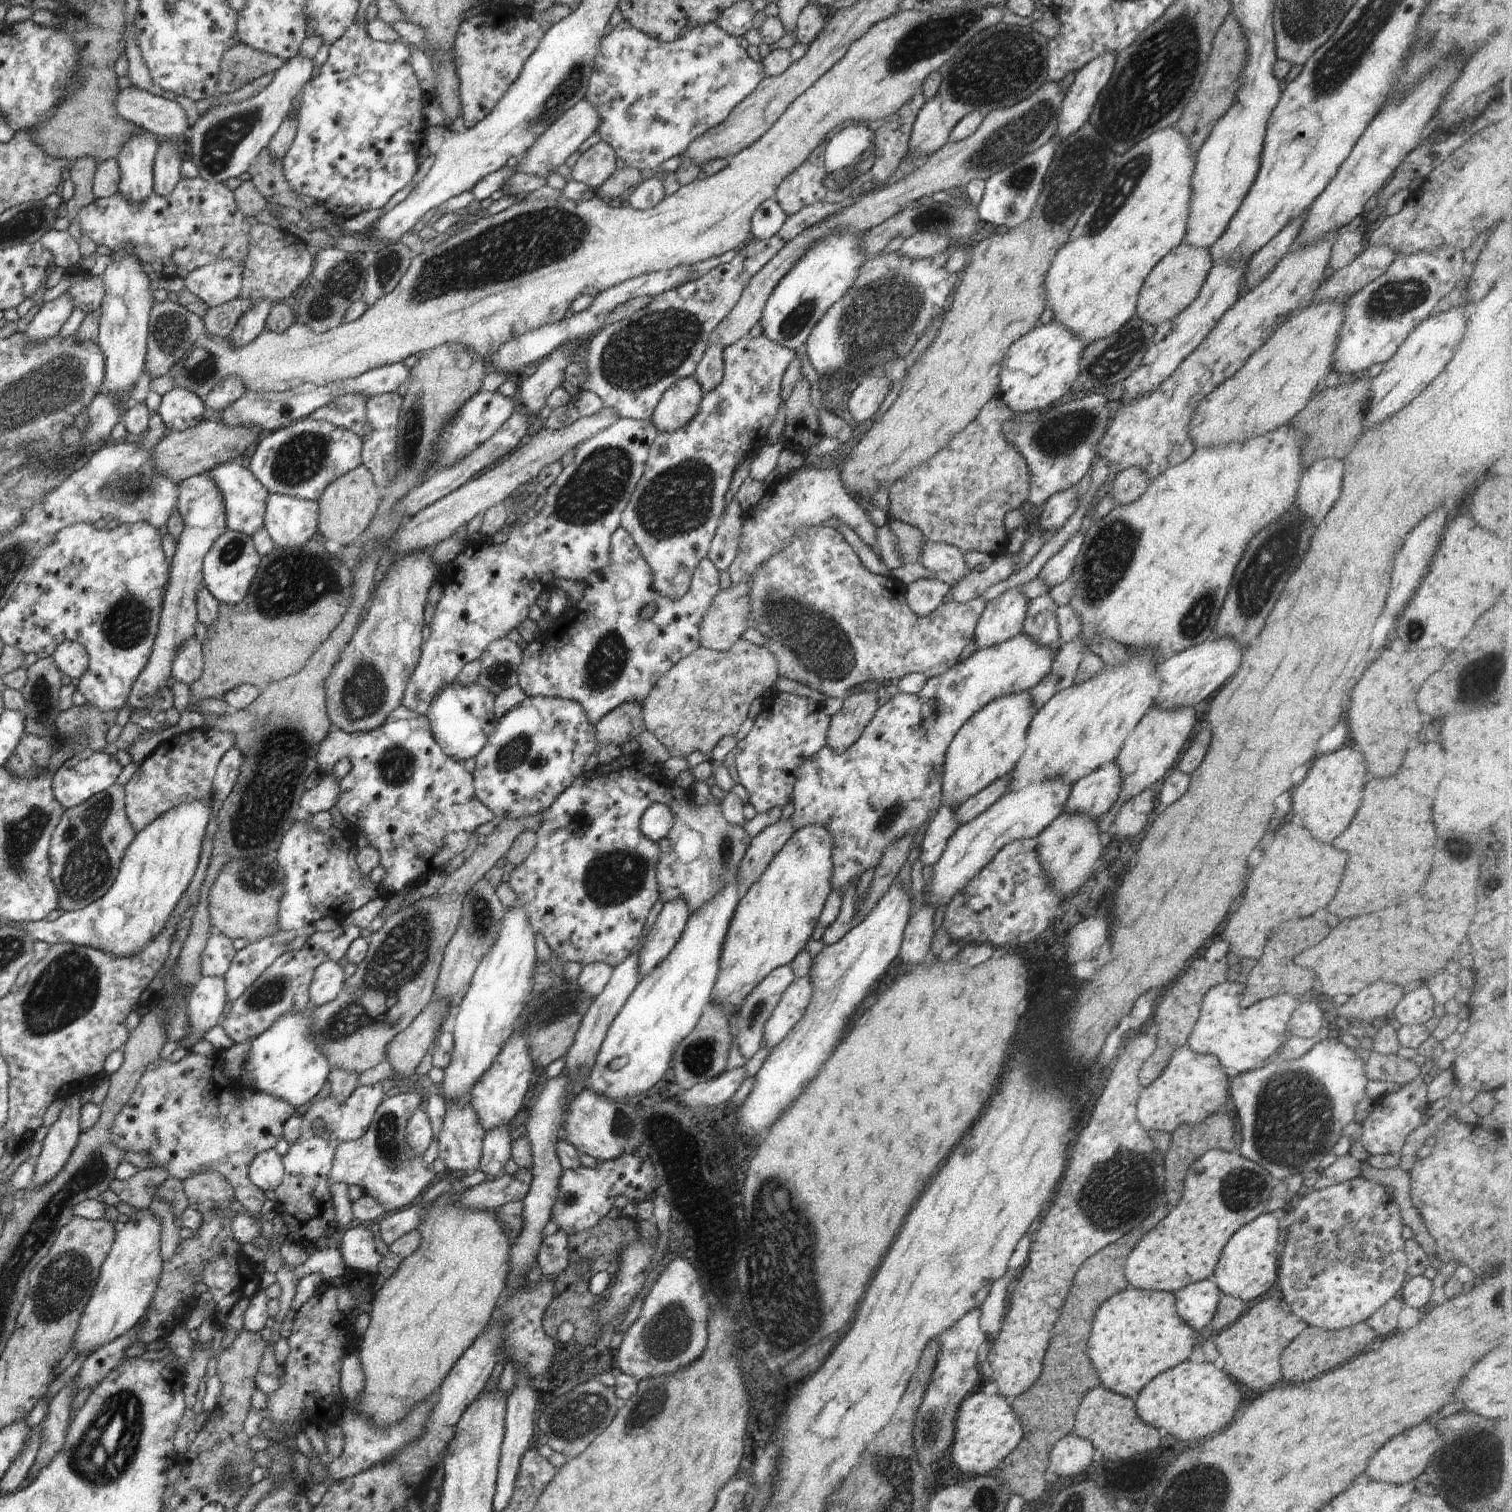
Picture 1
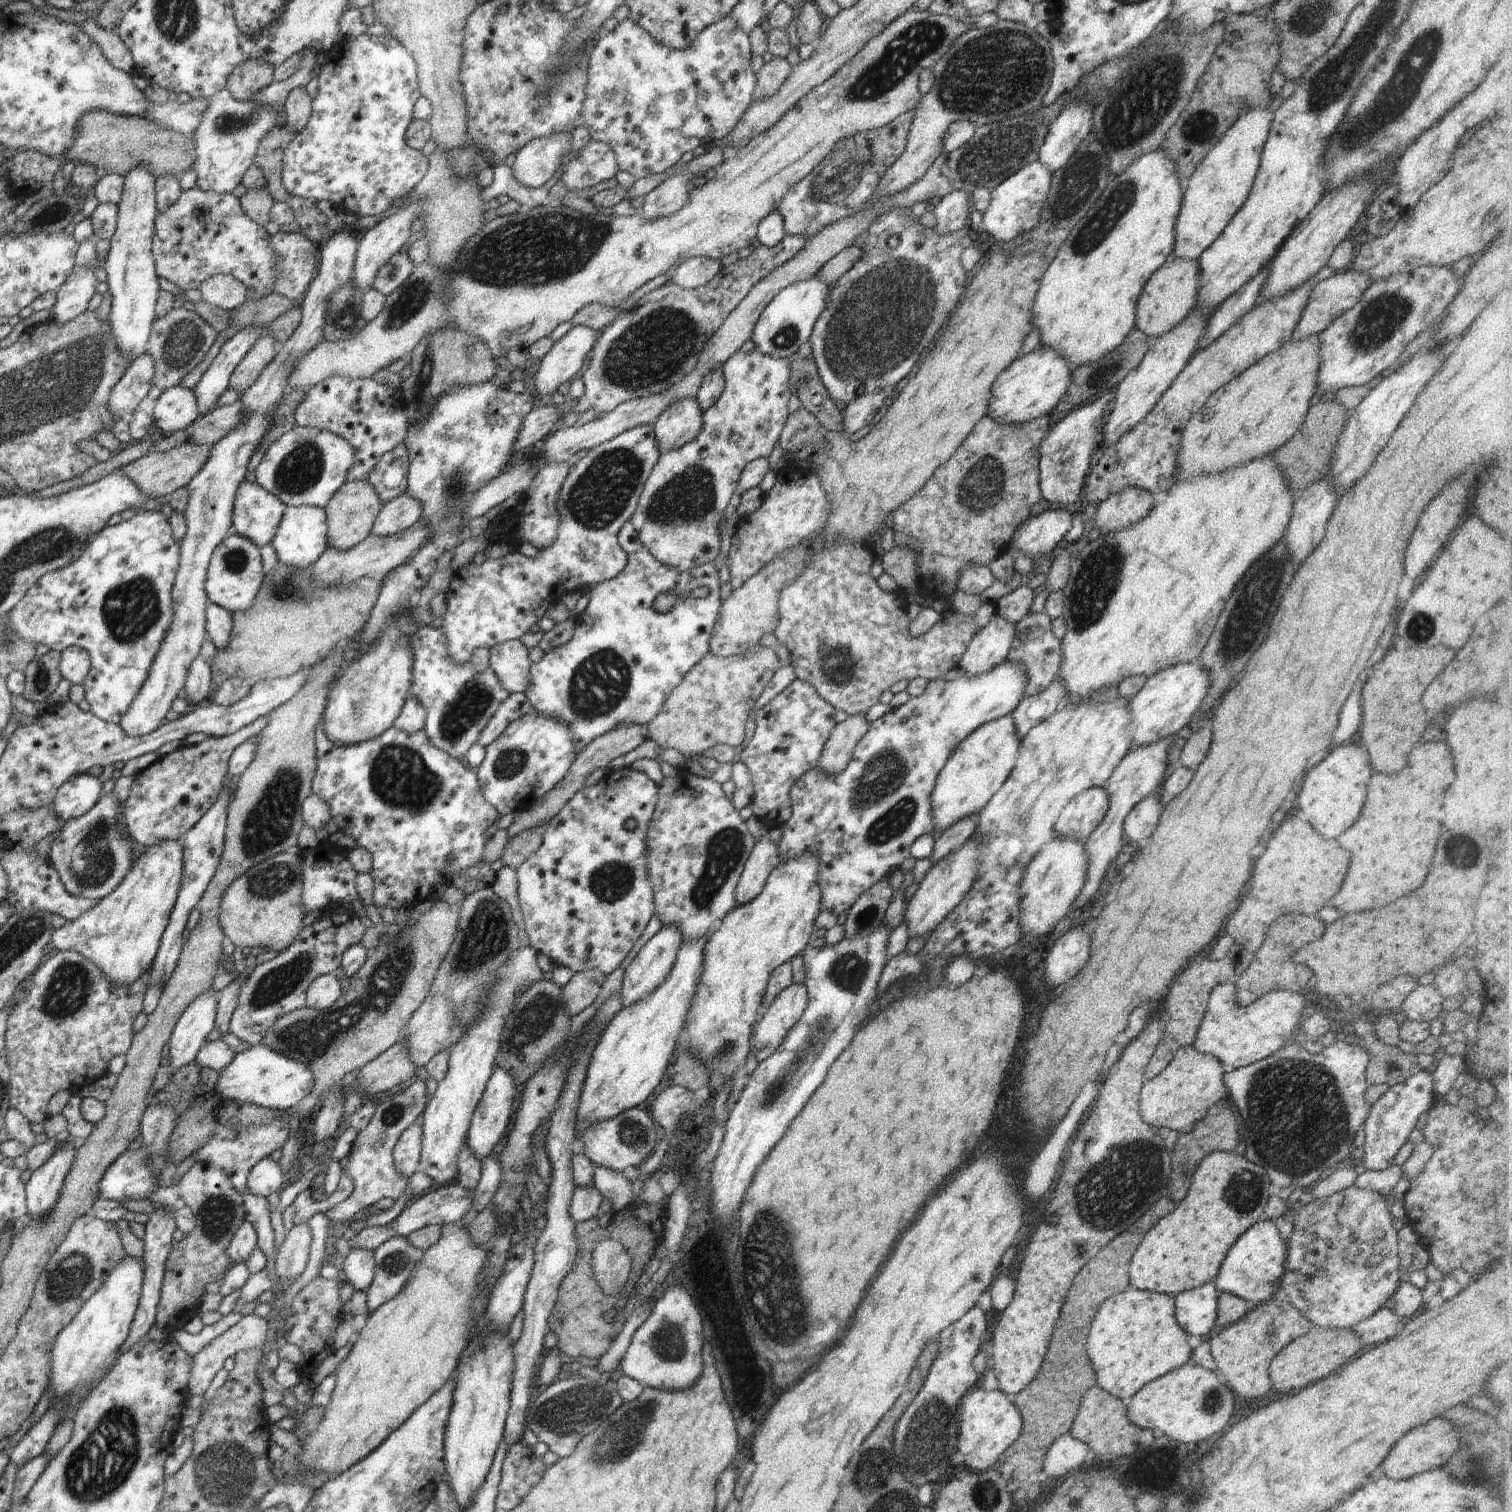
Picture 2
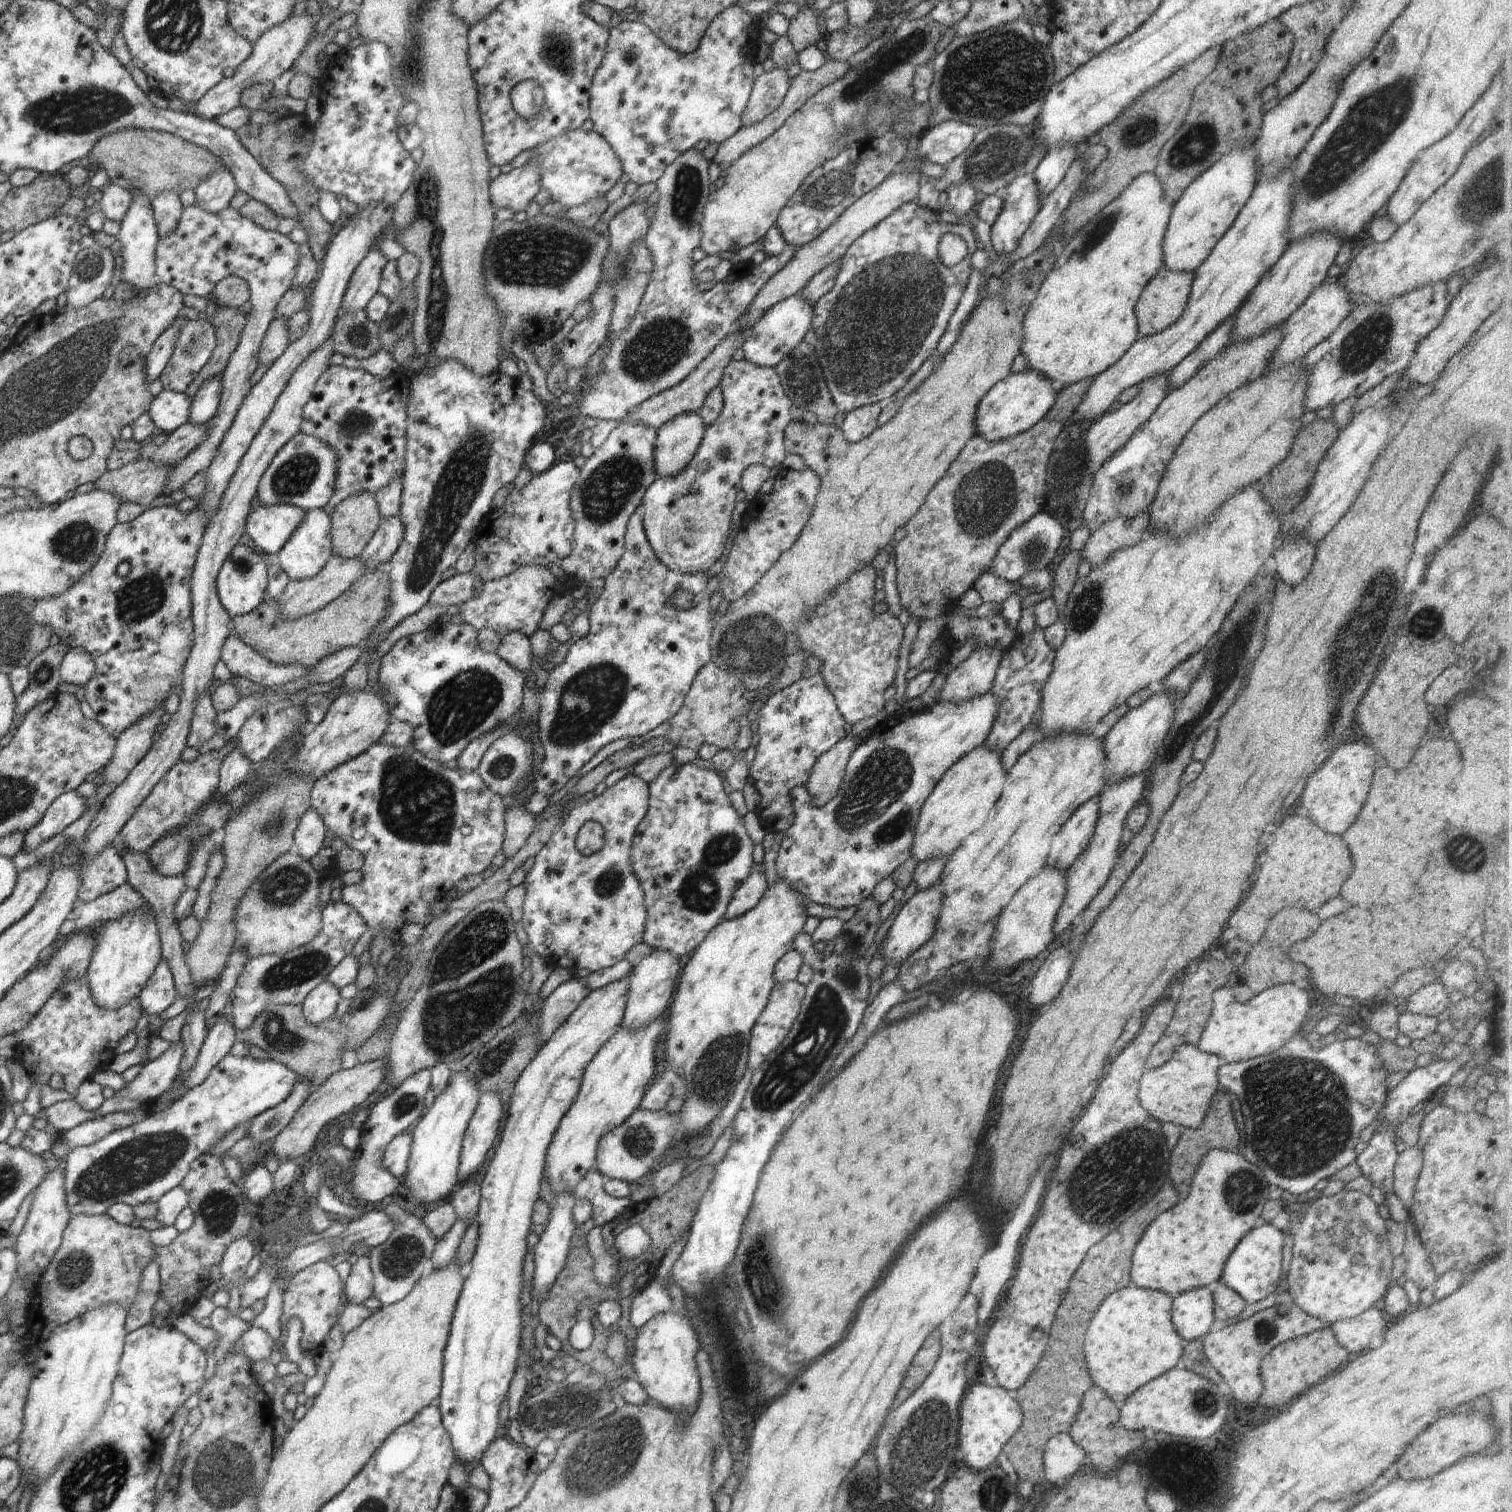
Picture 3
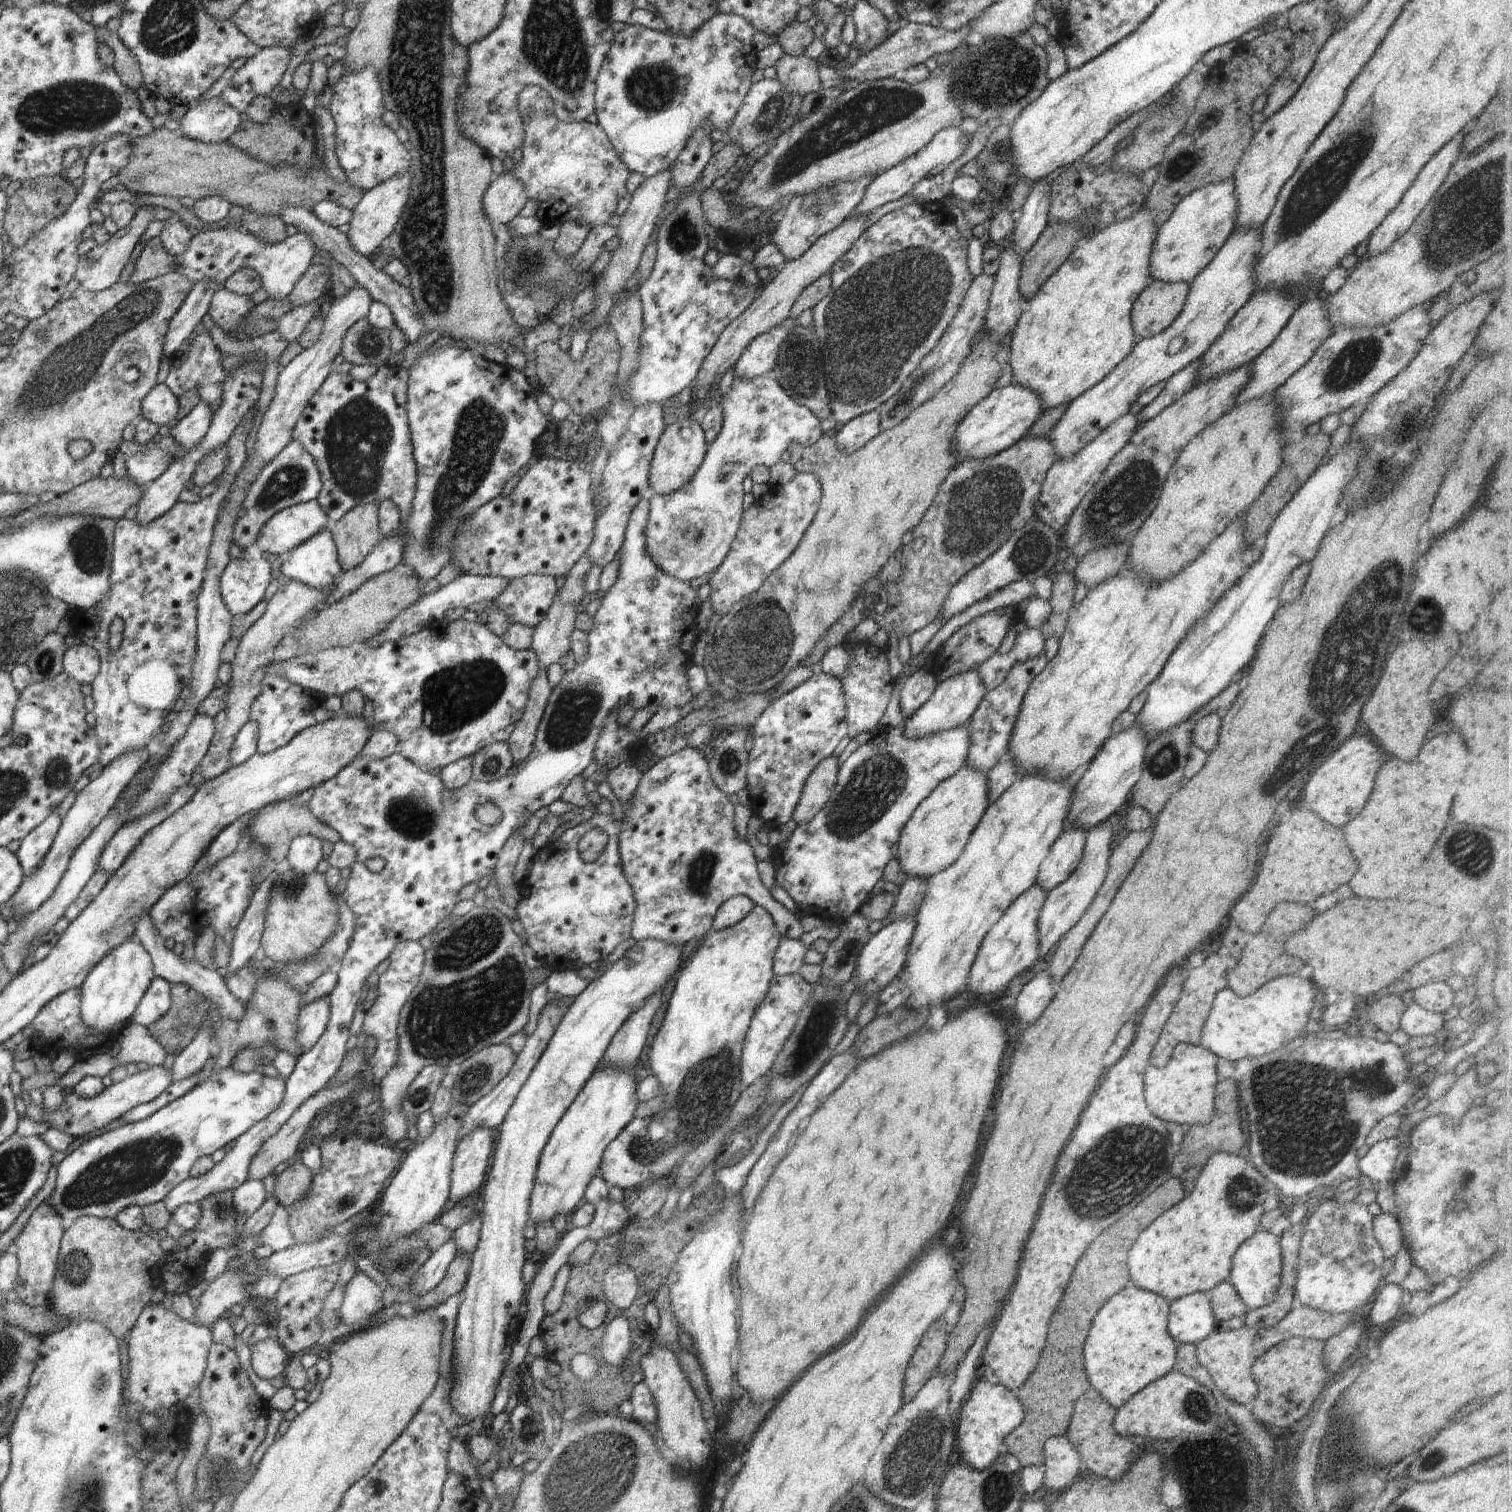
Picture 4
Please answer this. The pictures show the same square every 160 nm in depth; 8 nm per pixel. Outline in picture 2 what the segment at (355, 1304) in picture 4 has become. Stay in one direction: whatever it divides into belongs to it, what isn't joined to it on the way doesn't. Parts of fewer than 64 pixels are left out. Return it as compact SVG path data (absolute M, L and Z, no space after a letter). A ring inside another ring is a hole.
M345 1247L344 1276L355 1291L365 1291L373 1284L376 1262L374 1250Z

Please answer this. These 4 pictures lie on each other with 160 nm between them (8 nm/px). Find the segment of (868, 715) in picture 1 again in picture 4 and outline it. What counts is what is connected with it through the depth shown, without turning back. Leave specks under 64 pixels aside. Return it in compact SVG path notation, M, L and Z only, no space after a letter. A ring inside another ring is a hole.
M832 756L819 762L819 765L812 771L791 816L796 826L810 822L830 800L834 787L838 784L839 768L837 758Z

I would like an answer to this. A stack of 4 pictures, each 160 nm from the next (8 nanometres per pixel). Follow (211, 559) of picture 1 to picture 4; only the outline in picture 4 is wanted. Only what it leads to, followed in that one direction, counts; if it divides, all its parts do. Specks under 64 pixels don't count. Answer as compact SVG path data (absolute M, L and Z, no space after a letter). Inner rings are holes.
M264 558L236 559L226 565L220 575L219 591L233 617L249 613L263 601L271 572L270 563Z

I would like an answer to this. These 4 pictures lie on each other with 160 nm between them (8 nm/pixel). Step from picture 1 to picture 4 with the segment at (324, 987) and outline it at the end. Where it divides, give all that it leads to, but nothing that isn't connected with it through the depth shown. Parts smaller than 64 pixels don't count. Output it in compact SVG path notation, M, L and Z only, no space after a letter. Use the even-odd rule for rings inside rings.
M328 997L311 1002L299 1009L296 1044L304 1052L309 1051L324 1034L330 1016Z

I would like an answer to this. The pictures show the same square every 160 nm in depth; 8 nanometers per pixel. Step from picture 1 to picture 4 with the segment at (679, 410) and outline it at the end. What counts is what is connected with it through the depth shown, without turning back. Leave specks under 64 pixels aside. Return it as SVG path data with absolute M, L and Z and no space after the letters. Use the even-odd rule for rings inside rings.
M681 416L675 423L665 427L663 433L660 435L658 444L656 445L653 459L651 460L649 470L649 483L651 489L656 495L669 495L678 489L681 489L690 479L696 474L700 468L702 461L707 453L708 444L705 441L705 434L698 420L688 419L686 416Z

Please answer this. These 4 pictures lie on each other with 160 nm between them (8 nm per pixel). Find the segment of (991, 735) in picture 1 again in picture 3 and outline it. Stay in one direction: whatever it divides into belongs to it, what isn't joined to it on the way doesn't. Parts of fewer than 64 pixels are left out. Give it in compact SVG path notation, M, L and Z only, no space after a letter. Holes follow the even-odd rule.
M982 744L965 754L944 773L923 804L915 826L911 856L918 862L949 857L986 822L990 809L1002 794L1006 777L1000 753Z

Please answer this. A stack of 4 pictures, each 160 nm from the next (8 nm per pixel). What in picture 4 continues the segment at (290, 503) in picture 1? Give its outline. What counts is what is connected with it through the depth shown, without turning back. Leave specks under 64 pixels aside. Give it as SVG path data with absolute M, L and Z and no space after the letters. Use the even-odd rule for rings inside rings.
M326 528L293 548L279 572L311 589L321 591L334 586L342 570L331 531Z

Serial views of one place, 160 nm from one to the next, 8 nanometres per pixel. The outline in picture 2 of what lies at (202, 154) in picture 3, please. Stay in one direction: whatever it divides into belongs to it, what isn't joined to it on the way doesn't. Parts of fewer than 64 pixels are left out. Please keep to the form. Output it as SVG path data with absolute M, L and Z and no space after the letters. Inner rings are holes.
M94 110L80 118L76 126L76 138L70 150L66 150L68 162L92 164L99 172L126 176L134 166L142 164L150 170L154 181L160 176L172 174L180 179L186 170L193 168L196 150L192 137L174 130L164 130L154 122L138 116L122 116L106 110Z

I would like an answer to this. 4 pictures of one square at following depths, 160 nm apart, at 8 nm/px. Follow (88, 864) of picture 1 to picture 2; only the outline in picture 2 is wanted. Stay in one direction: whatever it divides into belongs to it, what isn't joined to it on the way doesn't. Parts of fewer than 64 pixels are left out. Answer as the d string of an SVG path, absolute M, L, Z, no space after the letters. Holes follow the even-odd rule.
M109 792L96 805L79 818L64 821L60 834L50 844L48 854L51 866L56 870L63 889L84 900L100 900L114 892L126 878L132 865L132 842L126 830L118 828L118 810L123 805Z

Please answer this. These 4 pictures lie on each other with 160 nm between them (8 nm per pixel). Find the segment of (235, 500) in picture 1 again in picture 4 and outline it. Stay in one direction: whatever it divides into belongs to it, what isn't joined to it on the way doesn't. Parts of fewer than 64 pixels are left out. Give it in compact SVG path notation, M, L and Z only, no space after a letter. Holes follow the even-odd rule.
M314 499L288 507L269 518L256 543L264 552L285 557L293 548L329 526L328 515Z

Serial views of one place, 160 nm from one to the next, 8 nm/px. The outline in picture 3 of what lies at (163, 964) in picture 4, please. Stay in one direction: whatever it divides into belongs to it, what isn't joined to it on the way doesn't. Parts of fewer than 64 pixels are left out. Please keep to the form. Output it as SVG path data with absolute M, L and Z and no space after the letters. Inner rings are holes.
M125 882L92 902L83 903L78 898L70 917L74 919L76 929L84 930L93 922L115 921L125 914L144 909L146 906L145 898Z

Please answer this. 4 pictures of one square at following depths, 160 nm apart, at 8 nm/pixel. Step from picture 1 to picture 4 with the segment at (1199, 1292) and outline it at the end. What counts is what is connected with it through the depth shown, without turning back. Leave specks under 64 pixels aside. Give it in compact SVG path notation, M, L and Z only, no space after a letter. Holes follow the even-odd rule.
M1192 1293L1169 1305L1168 1332L1183 1345L1197 1345L1217 1330L1218 1319L1206 1293Z

